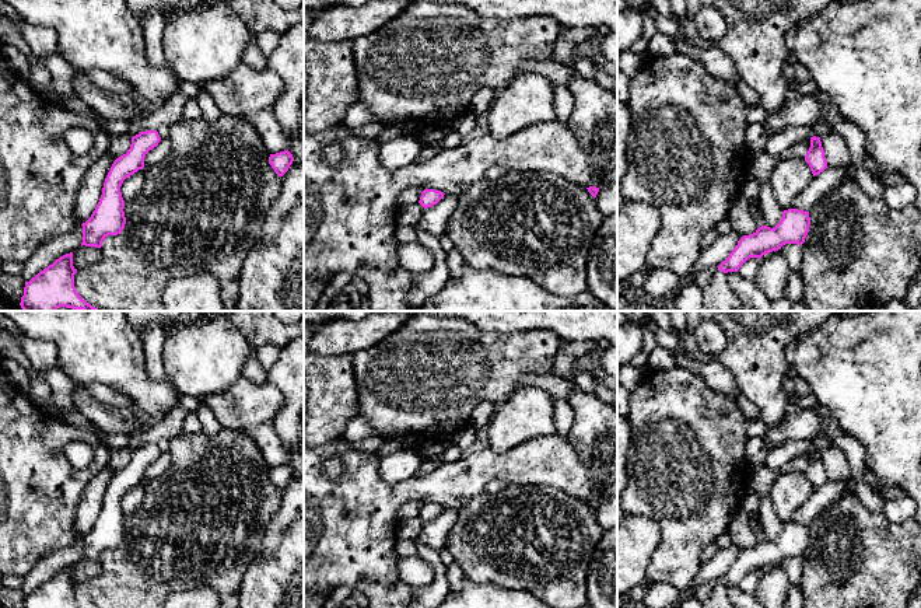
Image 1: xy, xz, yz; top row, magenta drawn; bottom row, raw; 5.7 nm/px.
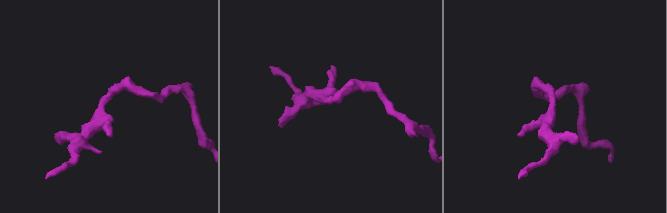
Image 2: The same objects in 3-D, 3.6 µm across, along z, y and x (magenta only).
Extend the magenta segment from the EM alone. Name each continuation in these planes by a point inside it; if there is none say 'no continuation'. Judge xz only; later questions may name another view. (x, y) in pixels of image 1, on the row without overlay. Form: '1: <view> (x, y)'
no continuation

